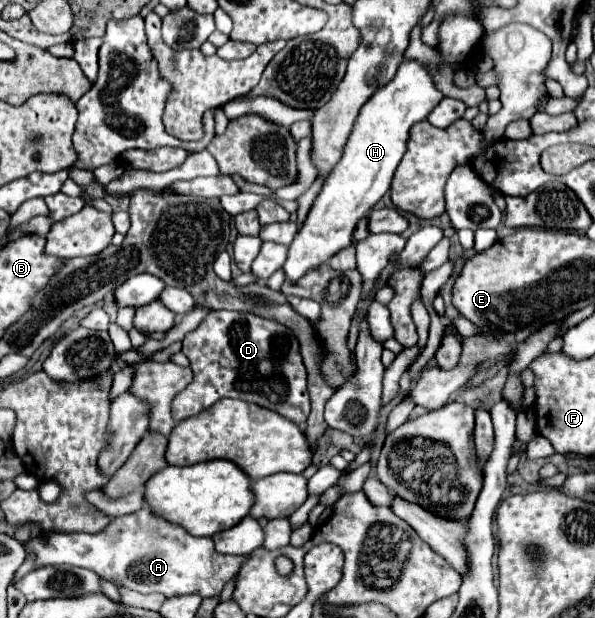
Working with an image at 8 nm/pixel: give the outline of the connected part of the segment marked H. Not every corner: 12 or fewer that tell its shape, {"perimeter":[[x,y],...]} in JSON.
{"perimeter":[[404,61],[368,99],[282,269],[352,243],[442,93]]}

